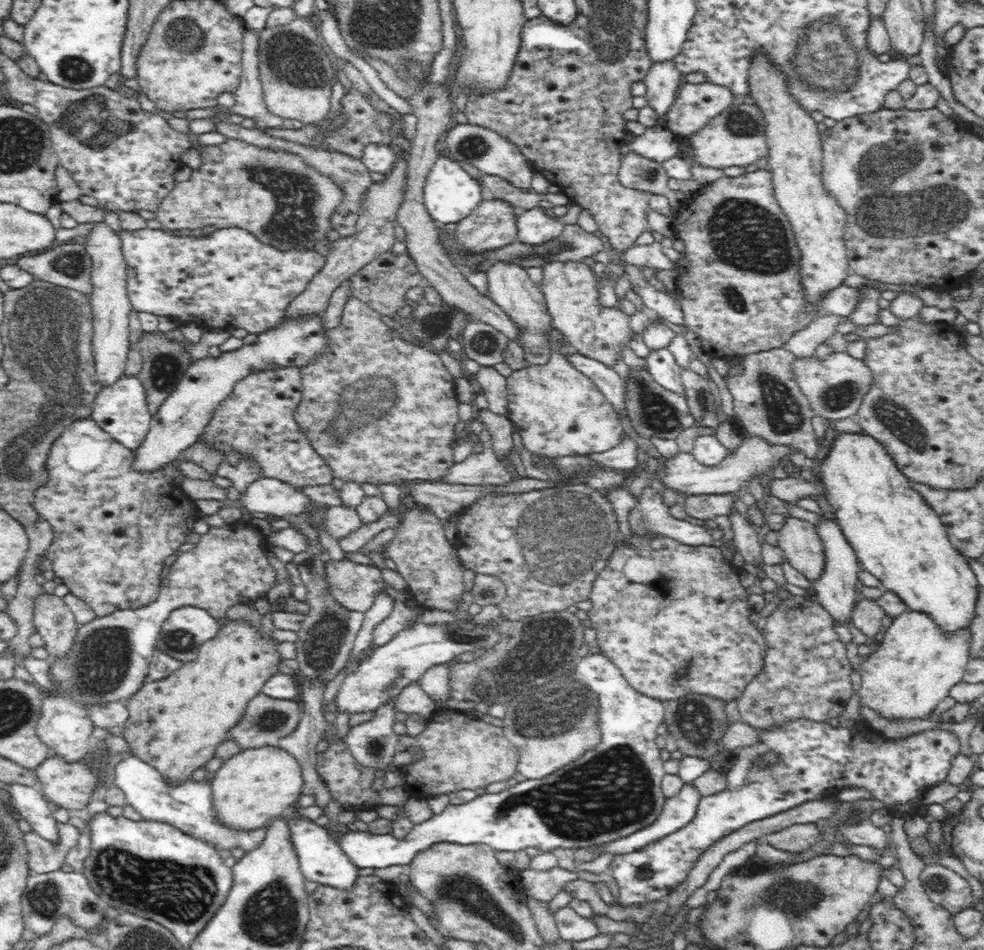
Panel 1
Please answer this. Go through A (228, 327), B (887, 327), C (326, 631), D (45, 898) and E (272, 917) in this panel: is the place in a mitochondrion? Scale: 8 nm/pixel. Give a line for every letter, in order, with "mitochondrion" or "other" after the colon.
A: other
B: other
C: mitochondrion
D: mitochondrion
E: mitochondrion

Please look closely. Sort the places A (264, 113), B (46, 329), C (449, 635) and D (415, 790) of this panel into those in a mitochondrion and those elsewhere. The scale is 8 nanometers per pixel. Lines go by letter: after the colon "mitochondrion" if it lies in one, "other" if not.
A: other
B: mitochondrion
C: mitochondrion
D: other

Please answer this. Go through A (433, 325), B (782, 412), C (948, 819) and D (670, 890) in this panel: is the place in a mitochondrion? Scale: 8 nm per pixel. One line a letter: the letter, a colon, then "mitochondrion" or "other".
A: mitochondrion
B: mitochondrion
C: other
D: other

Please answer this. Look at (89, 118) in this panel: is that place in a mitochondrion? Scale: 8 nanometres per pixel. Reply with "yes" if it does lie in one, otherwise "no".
yes

